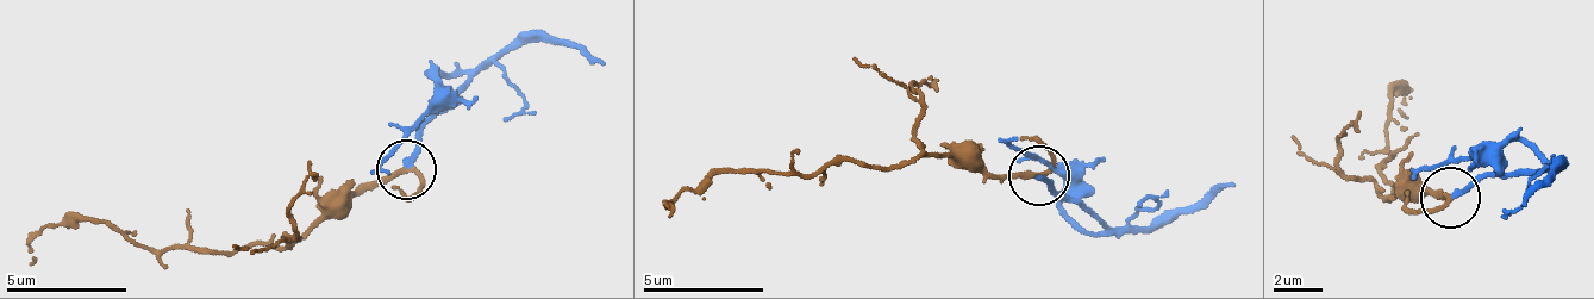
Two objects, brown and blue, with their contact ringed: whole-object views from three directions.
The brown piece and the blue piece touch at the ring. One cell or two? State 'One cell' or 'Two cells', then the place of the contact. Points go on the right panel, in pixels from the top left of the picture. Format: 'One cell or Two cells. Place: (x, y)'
One cell. Place: (1450, 198)

